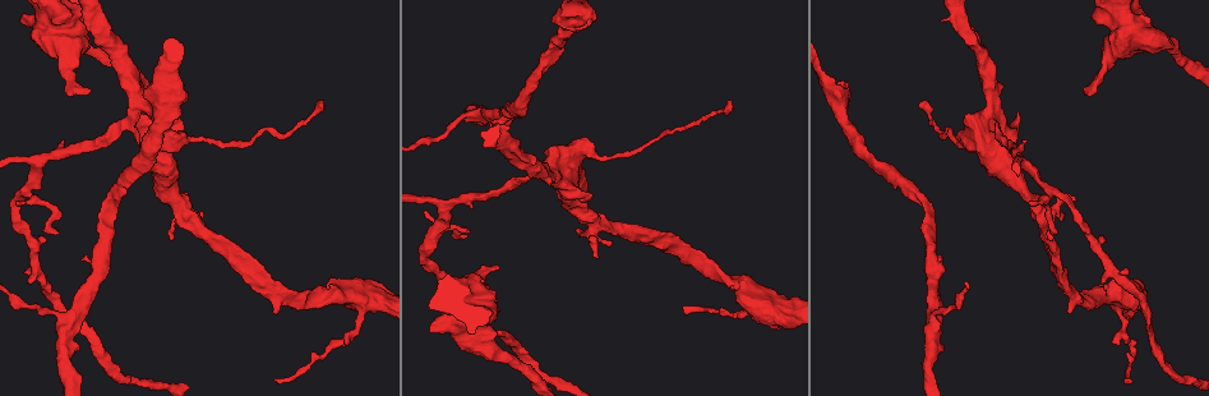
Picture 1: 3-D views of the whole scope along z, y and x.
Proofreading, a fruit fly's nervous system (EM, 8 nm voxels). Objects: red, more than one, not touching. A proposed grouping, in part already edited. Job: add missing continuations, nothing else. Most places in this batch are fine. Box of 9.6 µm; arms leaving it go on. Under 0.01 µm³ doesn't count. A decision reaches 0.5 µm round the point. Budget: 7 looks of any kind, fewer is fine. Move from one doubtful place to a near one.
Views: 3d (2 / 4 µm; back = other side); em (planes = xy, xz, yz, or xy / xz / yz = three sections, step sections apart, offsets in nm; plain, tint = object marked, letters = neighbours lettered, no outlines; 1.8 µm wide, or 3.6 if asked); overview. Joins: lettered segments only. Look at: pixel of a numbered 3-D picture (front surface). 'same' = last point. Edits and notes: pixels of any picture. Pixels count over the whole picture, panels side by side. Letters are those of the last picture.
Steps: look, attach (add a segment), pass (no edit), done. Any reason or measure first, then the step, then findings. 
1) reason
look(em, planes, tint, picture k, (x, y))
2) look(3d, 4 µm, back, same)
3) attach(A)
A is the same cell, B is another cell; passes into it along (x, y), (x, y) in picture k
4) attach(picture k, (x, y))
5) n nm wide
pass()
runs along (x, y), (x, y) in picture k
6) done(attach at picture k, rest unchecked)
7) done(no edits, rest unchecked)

an open end
look(3d, 4 µm, back, picture 1, (1086, 88))

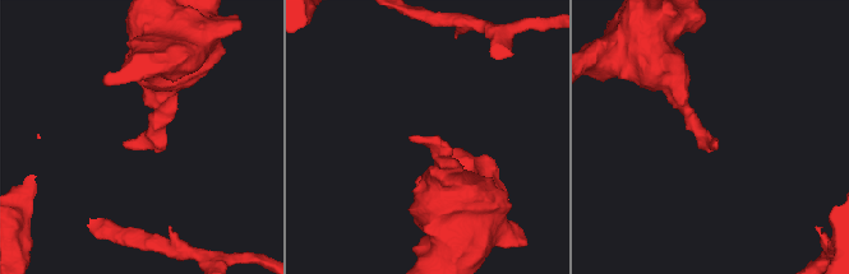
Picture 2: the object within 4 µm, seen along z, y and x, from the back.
look(em, 3.6 µm, xz, step 16, letters, picture 2, (124, 142))

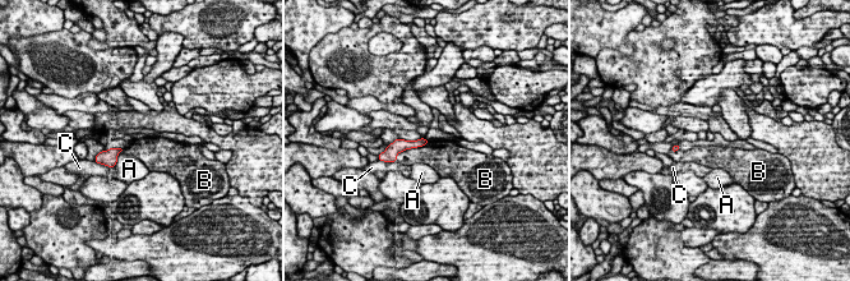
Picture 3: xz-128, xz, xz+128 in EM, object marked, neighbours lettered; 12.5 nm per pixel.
look(em, 3.6 µm, planes, letters, same)

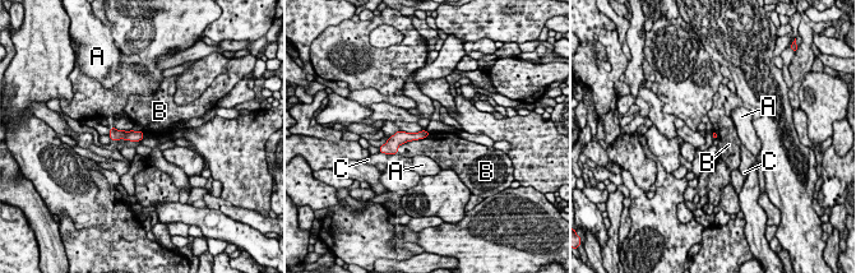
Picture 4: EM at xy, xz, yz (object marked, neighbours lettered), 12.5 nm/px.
pass()
A, B and C are other cells; border along (428, 135), (402, 143), (397, 152) in picture 4; no lettered segment goes on from it

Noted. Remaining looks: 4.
looks like a crossing
look(em, 3.6 µm, planes, letters, picture 1, (143, 132))

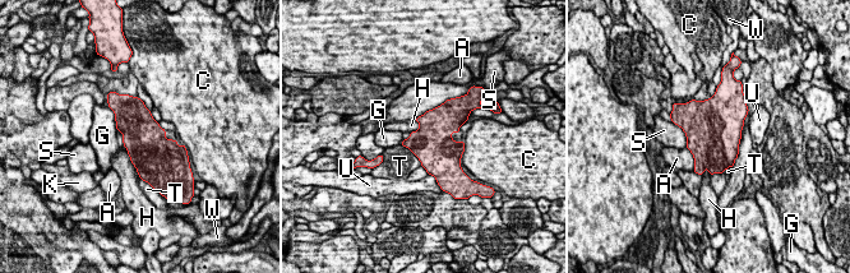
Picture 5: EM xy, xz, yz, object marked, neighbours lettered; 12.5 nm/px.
pass()
A, C, G, H, K, S, T, U and W are other cells; border along (124, 146), (130, 162), (141, 177) in picture 5; no lettered segment goes on from it

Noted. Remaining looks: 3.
long arm stops here
look(em, 3.6 µm, planes, letters, picture 1, (732, 101))

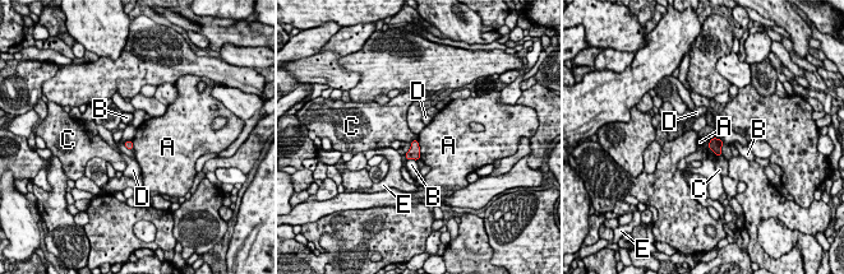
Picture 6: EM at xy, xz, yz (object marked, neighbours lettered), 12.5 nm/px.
100 nm wide
pass()
A, B, C, D and E are other cells; border along (714, 136), (709, 148), (716, 156) in picture 6; none of them fits

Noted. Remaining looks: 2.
done(no edits, rest unchecked)

